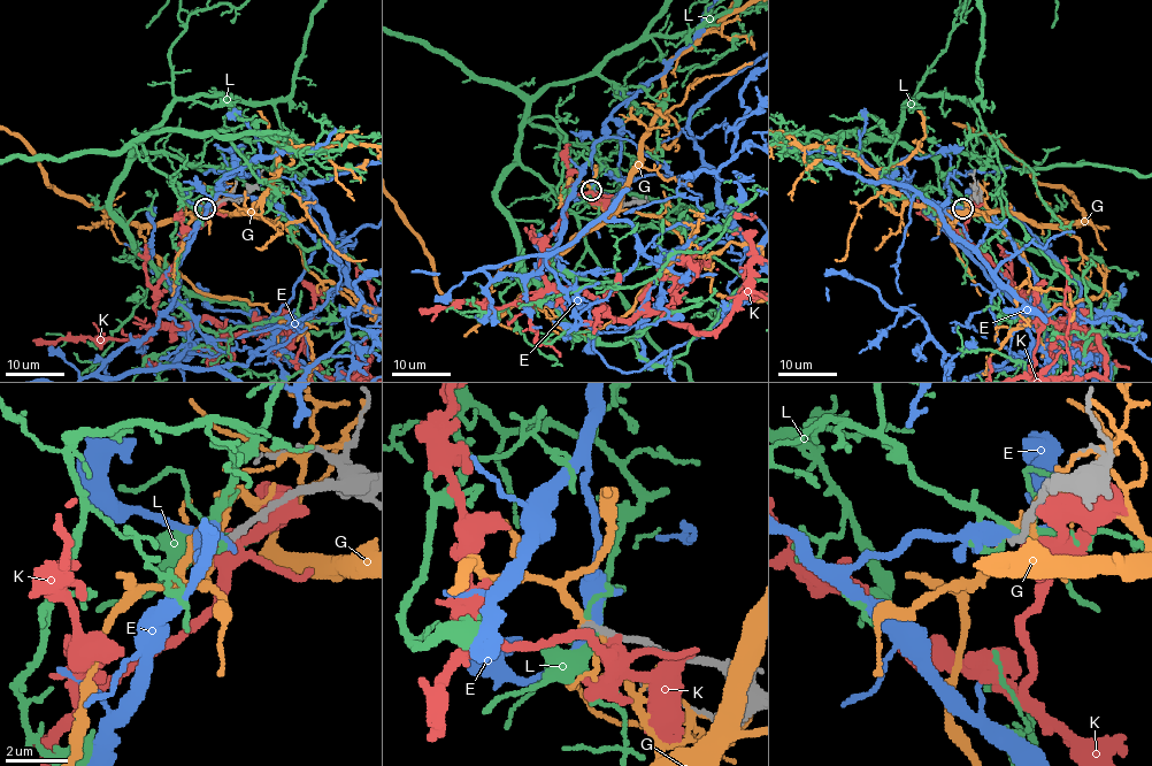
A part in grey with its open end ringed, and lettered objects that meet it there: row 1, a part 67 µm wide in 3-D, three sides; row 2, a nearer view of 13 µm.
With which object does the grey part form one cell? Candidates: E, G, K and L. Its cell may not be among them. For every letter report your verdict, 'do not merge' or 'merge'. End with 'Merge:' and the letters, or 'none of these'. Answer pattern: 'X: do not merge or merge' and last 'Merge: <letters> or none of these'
E: do not merge
G: do not merge
K: do not merge
L: do not merge
Merge: none of these

